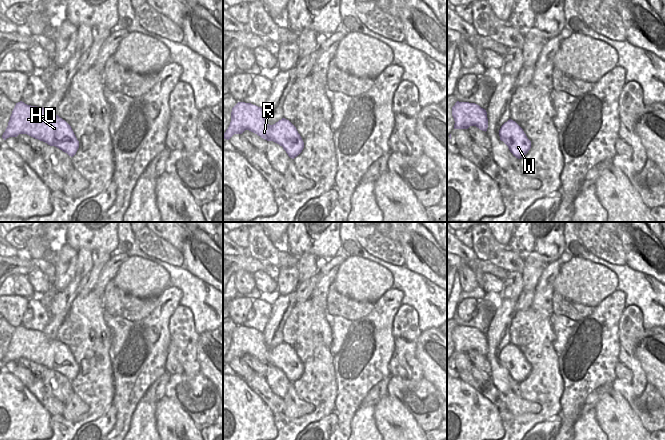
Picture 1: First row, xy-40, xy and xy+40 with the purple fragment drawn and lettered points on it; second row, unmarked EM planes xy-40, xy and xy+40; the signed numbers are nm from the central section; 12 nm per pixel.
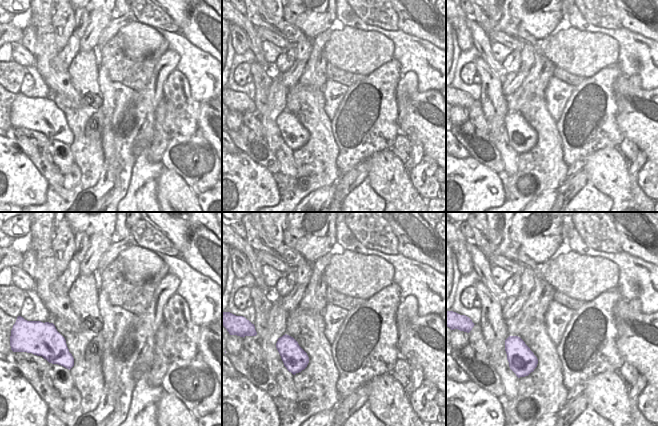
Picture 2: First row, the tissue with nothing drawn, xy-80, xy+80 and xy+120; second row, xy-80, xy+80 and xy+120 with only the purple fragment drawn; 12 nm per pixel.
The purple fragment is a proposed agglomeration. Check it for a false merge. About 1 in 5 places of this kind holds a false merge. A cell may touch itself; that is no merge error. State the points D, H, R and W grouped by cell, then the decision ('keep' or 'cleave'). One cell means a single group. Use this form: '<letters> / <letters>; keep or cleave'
D H R W; keep

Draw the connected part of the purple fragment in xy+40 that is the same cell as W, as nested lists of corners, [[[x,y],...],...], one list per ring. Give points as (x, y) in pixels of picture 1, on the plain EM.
[[[511,343],[501,350],[499,360],[513,380],[518,383],[525,380],[531,372],[531,365],[527,362],[523,353]]]

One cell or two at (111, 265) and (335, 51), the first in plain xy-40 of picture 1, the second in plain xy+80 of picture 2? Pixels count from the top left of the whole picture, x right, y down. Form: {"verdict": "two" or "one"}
{"verdict": "two"}

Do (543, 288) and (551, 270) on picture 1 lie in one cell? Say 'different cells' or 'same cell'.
same cell

